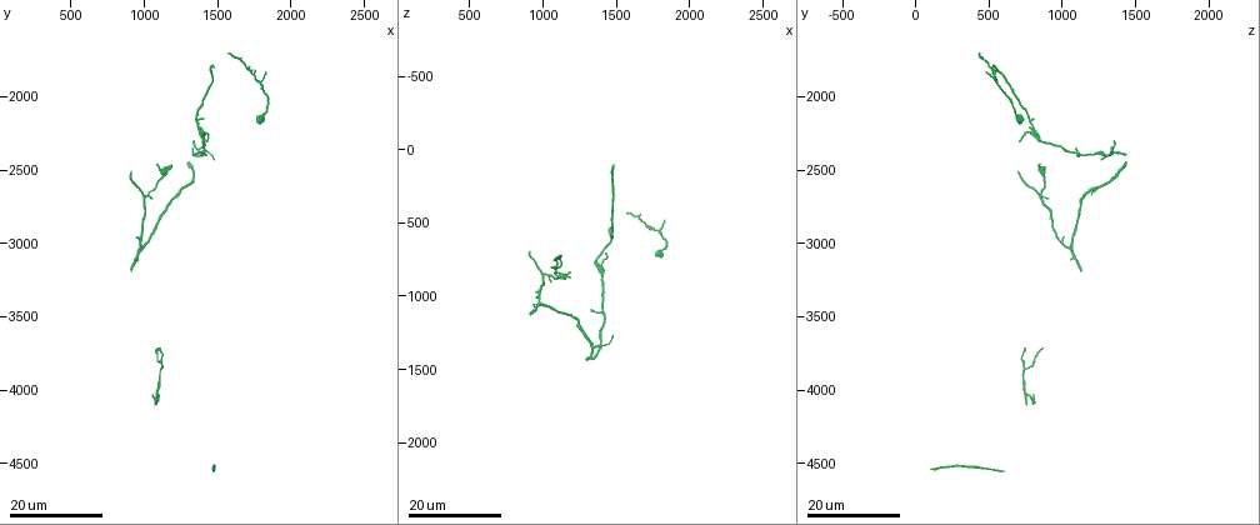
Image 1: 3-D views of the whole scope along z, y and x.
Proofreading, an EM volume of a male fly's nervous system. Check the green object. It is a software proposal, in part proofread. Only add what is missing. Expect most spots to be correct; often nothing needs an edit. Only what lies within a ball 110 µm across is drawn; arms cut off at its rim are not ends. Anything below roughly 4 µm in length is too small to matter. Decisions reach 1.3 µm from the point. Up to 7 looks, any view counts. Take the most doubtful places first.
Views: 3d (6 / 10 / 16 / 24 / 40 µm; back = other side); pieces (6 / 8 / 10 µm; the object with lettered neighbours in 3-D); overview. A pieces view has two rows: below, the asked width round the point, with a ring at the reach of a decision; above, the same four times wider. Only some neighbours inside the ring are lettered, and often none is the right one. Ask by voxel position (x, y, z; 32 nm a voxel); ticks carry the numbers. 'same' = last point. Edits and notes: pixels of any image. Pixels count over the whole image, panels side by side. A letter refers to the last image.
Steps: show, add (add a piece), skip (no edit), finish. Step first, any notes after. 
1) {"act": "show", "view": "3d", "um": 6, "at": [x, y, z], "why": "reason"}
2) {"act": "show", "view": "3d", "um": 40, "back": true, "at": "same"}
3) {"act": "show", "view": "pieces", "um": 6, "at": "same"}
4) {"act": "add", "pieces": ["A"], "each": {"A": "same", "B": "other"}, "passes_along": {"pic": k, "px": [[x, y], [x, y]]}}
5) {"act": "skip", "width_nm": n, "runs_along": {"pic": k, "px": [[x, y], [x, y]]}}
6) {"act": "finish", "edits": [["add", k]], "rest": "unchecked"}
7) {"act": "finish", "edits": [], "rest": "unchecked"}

{"act": "show", "view": "3d", "um": 16, "at": [1200, 2460, 840], "why": "an open end"}

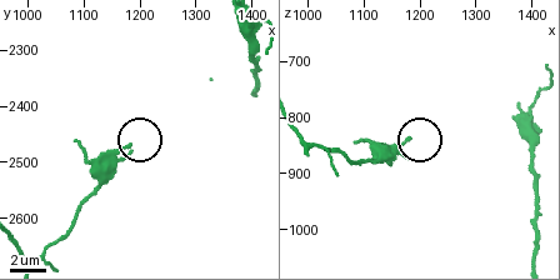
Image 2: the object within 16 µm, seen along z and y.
{"act": "show", "view": "pieces", "um": 6, "at": [1180, 2475, 845]}

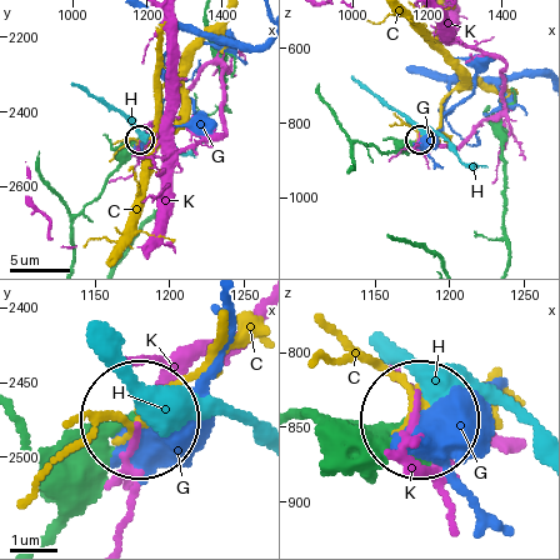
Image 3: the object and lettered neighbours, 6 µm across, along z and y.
{"act": "skip", "each": {"C": "other", "G": "other", "H": "other", "K": "other"}, "found": "none of them fits"}

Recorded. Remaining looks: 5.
{"act": "show", "view": "3d", "um": 16, "at": [1780, 2200, 720], "why": "end of a long branch"}

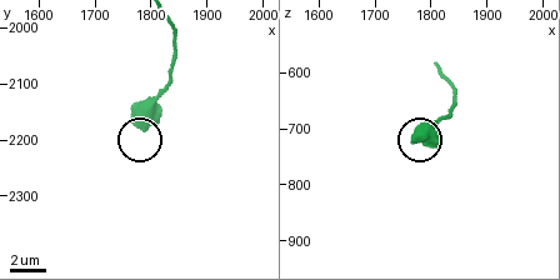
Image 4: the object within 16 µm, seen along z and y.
{"act": "show", "view": "pieces", "um": 8, "at": [1785, 2185, 715]}

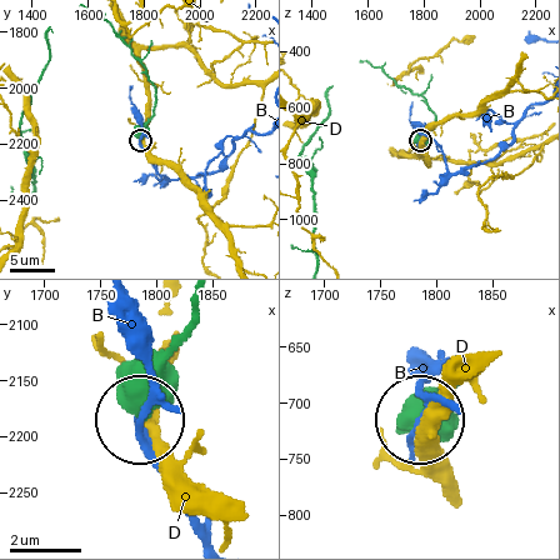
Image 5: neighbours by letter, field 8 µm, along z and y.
{"act": "skip", "each": {"B": "other", "D": "other"}, "found": "no lettered piece goes on from it"}

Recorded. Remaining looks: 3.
{"act": "show", "view": "3d", "um": 16, "at": [1120, 3700, 760], "why": "an open end"}

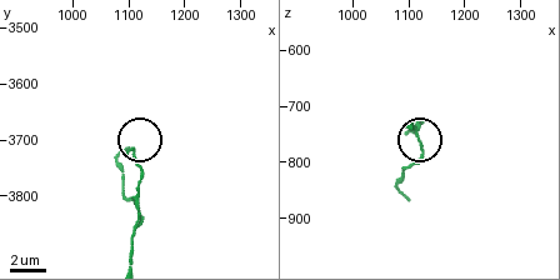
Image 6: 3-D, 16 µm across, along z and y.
{"act": "show", "view": "pieces", "um": 6, "at": [1095, 3720, 745]}

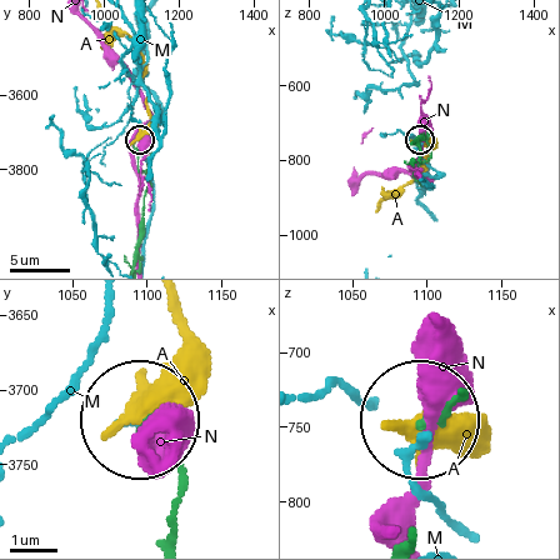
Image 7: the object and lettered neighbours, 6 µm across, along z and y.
{"act": "skip", "each": {"A": "other", "M": "other", "N": "other"}, "found": "none of them fits"}

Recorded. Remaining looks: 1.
{"act": "finish", "edits": [], "rest": "unchecked"}

